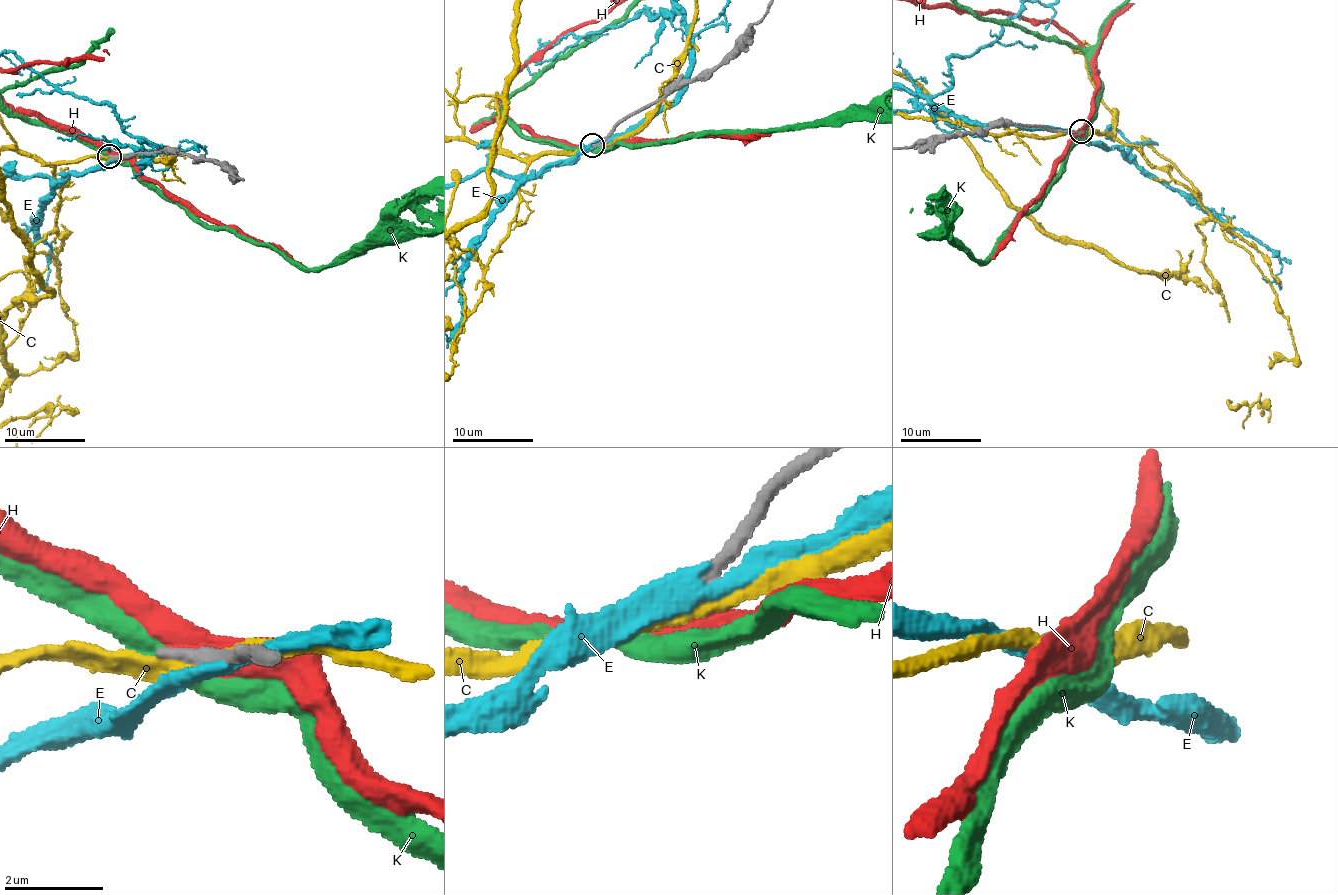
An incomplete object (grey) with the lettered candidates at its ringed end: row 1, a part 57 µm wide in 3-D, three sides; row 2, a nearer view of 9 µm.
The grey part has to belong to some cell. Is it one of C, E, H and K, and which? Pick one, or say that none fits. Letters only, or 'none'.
none

